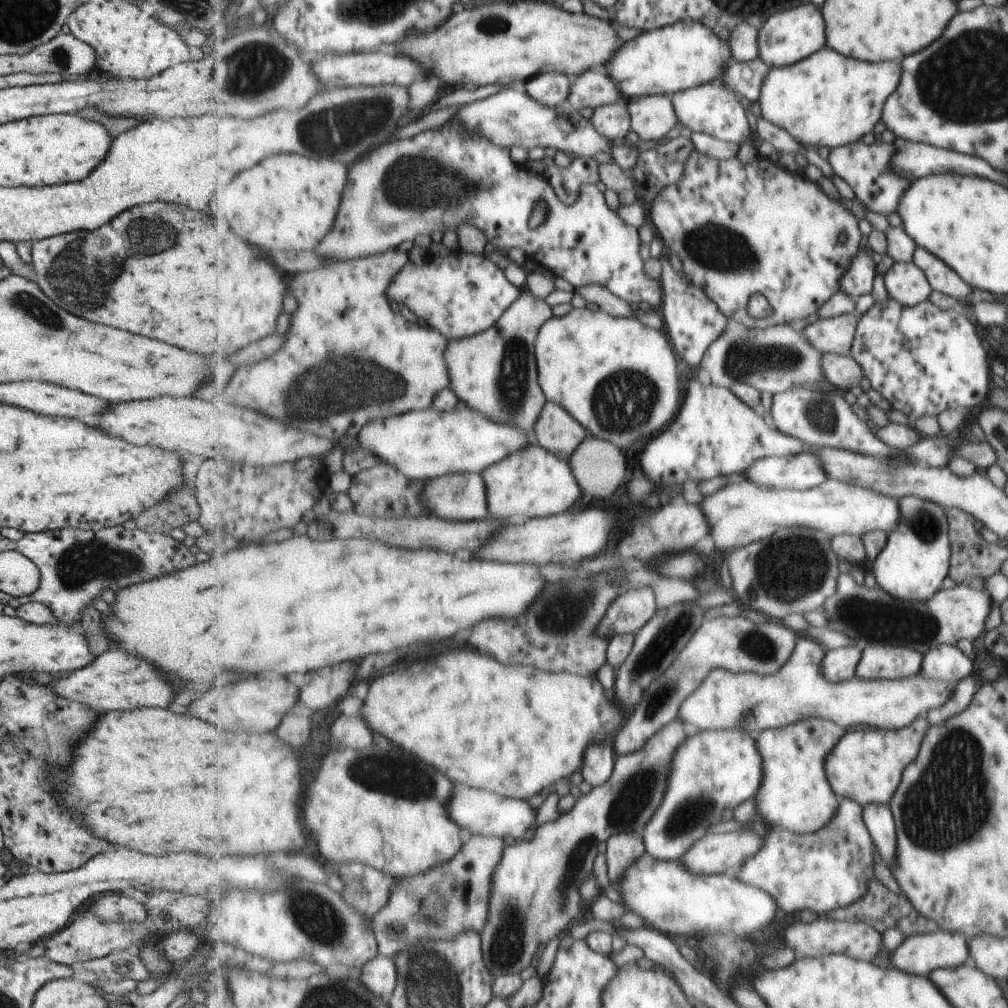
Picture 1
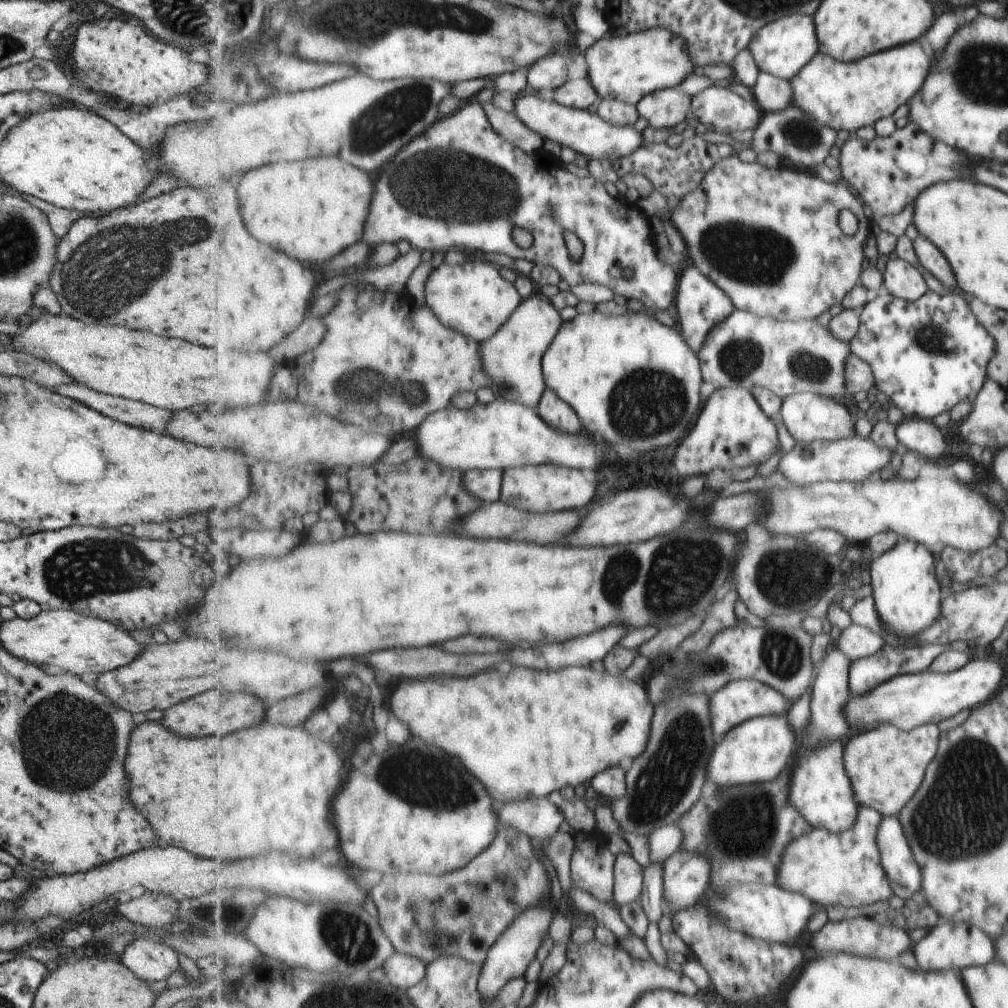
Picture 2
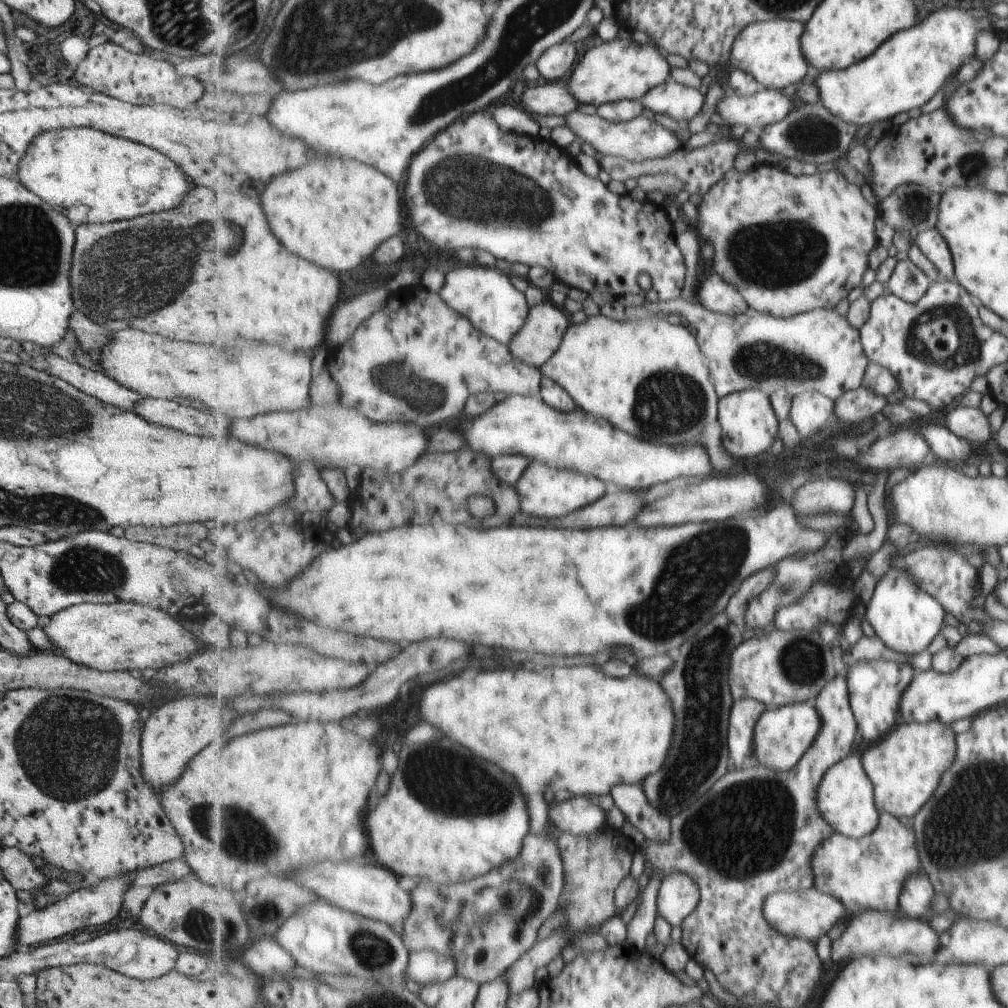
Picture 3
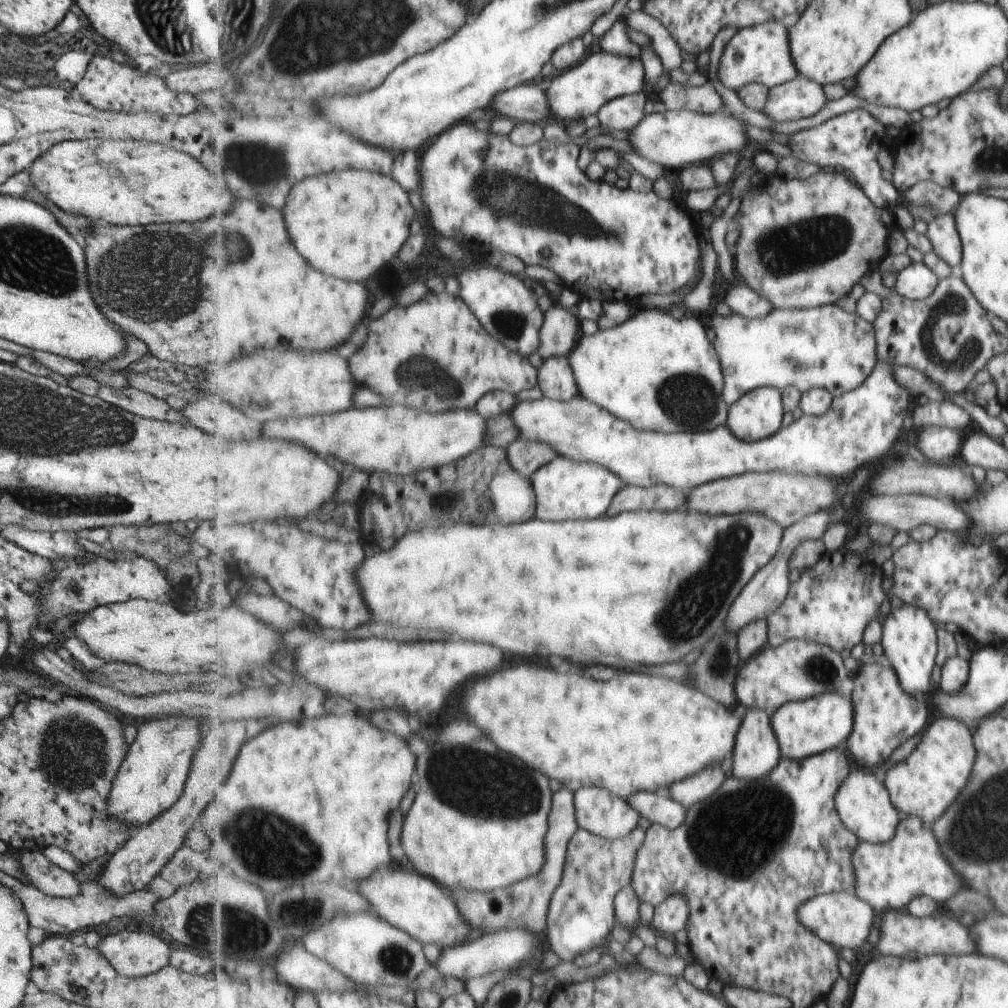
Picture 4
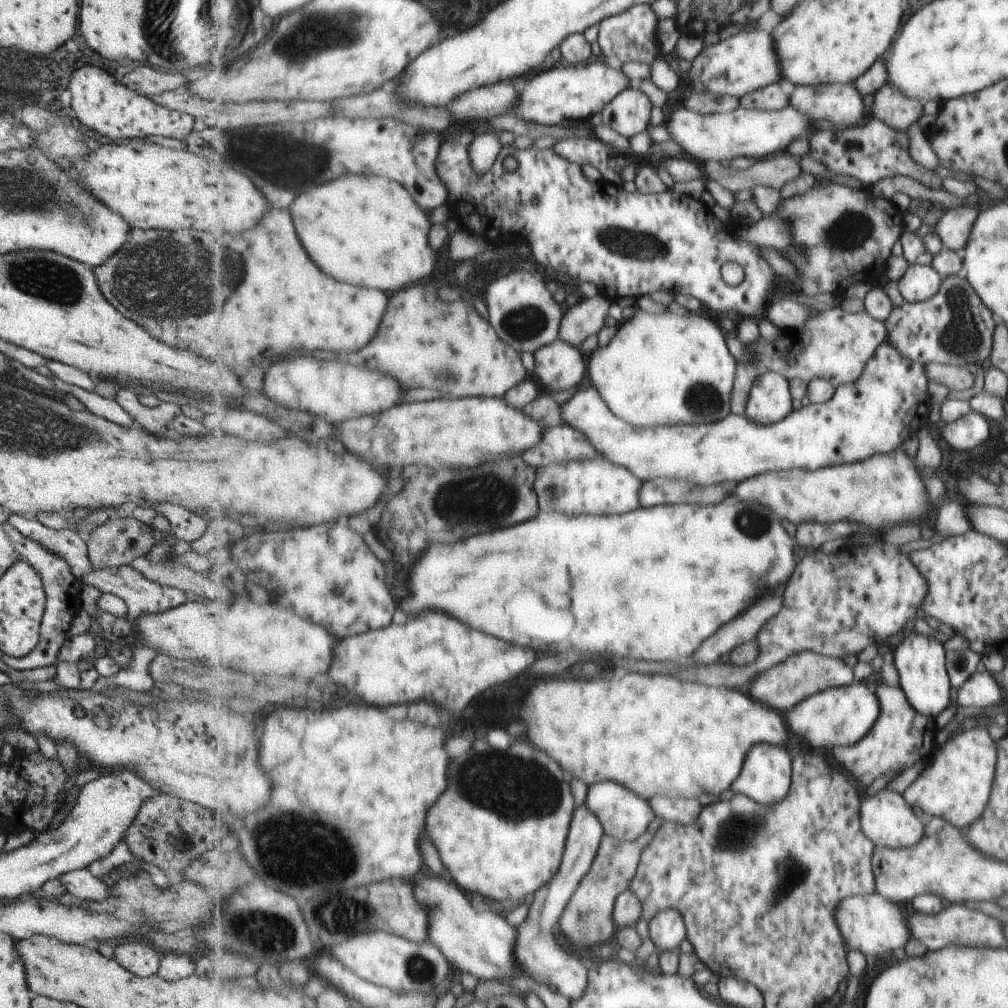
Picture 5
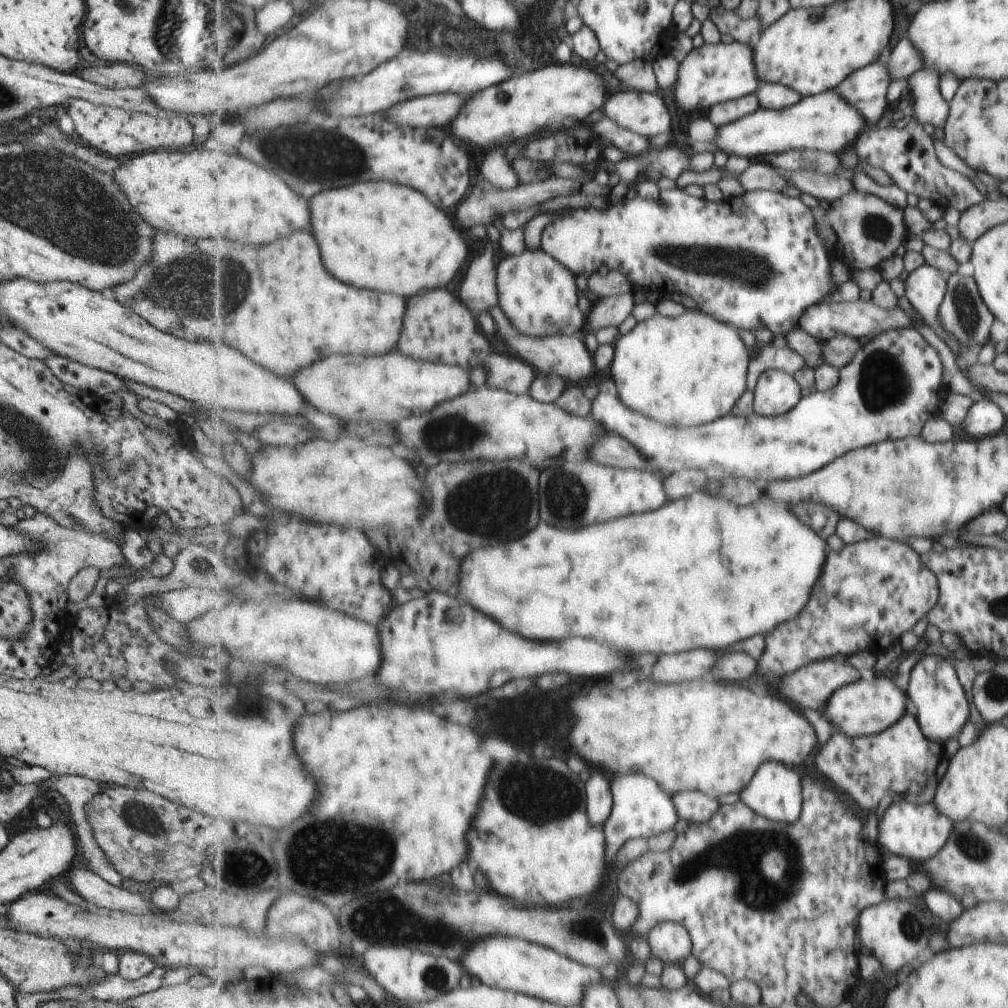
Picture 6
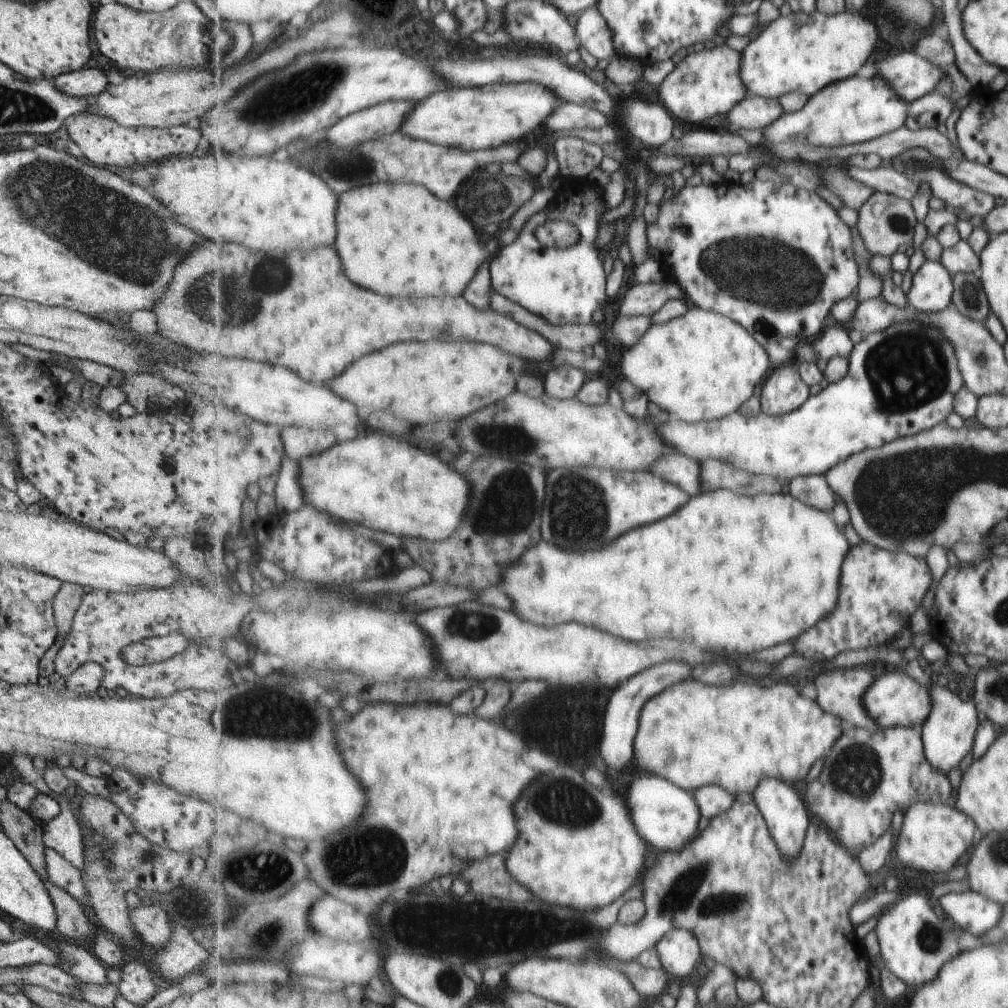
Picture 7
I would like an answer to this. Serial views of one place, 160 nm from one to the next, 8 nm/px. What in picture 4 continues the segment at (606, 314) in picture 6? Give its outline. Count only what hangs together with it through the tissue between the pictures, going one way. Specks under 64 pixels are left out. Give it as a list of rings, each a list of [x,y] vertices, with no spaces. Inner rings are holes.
[[[560,304],[552,306],[544,312],[544,324],[540,330],[540,348],[537,353],[544,360],[551,357],[567,357],[579,343],[581,335],[580,321],[575,311],[563,308]]]

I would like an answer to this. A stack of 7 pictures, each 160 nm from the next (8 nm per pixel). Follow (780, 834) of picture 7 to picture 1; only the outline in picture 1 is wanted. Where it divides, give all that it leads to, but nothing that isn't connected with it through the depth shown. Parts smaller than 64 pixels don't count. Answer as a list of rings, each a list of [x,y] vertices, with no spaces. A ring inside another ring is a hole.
[[[801,636],[795,652],[783,670],[777,674],[763,676],[761,673],[734,673],[729,669],[713,669],[697,687],[690,697],[683,701],[678,716],[688,734],[694,735],[706,730],[733,730],[739,726],[749,732],[760,732],[767,729],[778,729],[793,723],[812,718],[829,719],[837,724],[849,728],[849,726],[875,726],[878,729],[897,730],[903,725],[907,726],[915,718],[924,716],[930,708],[941,706],[948,698],[949,691],[955,683],[944,683],[925,679],[919,675],[903,677],[900,679],[865,679],[853,677],[848,681],[833,682],[824,674],[822,662],[827,651],[820,642],[810,639],[809,636]]]

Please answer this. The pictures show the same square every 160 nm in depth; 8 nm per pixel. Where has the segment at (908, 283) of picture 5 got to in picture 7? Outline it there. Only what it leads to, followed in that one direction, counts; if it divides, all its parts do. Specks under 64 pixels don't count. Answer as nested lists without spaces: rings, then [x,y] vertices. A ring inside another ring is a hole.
[[[939,261],[925,262],[912,274],[908,306],[919,313],[939,313],[952,302],[952,277]]]

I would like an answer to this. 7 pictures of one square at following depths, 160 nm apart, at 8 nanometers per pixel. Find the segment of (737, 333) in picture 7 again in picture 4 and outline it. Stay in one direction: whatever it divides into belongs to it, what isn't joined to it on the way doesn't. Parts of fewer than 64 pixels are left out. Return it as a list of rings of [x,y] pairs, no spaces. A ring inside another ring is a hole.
[[[643,309],[623,324],[608,329],[599,327],[591,336],[581,335],[567,358],[580,388],[579,394],[623,418],[637,430],[695,432],[697,426],[701,430],[713,430],[727,422],[729,406],[724,399],[721,359],[715,350],[697,314],[676,320],[667,309]]]

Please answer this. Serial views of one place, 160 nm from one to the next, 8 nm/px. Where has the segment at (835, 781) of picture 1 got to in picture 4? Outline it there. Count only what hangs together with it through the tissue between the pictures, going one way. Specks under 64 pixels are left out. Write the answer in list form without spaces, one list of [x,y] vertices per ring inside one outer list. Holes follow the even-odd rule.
[[[951,717],[931,718],[928,728],[923,729],[918,744],[901,762],[889,766],[880,780],[887,788],[889,798],[897,812],[901,810],[909,817],[920,818],[923,824],[931,826],[941,813],[956,800],[964,788],[971,765],[973,745],[971,734],[965,724]]]

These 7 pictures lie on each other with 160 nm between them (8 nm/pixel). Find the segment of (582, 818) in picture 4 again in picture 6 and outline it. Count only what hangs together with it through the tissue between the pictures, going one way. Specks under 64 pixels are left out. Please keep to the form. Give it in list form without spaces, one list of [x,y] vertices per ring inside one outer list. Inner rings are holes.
[[[641,774],[615,776],[611,780],[610,789],[614,798],[611,818],[604,822],[604,833],[607,836],[607,854],[617,854],[618,850],[632,839],[657,837],[671,832],[677,820],[681,819],[674,796],[657,780],[651,780]]]

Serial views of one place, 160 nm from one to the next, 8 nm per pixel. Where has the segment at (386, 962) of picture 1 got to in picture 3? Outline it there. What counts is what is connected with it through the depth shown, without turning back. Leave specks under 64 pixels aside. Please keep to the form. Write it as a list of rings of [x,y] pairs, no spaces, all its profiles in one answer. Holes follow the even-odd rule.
[[[432,950],[410,951],[405,979],[420,986],[445,982],[457,975],[457,962],[449,955]]]

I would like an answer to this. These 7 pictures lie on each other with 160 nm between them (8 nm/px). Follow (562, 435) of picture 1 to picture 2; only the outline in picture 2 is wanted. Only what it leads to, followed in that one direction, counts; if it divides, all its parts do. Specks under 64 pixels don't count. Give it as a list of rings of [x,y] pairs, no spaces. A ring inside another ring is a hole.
[[[549,388],[544,392],[537,409],[540,416],[549,423],[549,426],[558,431],[573,435],[584,432],[584,424],[577,411]]]

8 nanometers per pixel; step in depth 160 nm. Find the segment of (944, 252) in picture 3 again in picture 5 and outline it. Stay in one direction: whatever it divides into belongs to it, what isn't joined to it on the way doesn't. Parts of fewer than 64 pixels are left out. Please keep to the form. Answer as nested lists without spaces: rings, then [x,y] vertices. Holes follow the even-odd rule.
[[[967,206],[944,211],[933,227],[933,233],[938,236],[943,248],[954,253],[963,252],[976,214],[977,210]]]

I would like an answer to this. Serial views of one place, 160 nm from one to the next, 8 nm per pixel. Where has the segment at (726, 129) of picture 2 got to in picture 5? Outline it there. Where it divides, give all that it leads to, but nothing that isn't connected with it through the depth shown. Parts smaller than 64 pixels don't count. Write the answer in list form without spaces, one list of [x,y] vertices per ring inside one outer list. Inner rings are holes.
[[[853,83],[790,86],[789,104],[809,119],[829,120],[850,127],[868,121],[863,96]]]

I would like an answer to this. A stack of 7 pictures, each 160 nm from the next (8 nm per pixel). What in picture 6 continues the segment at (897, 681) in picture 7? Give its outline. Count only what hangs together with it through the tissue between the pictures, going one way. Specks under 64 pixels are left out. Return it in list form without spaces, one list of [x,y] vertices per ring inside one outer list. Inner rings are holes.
[[[883,674],[871,675],[871,678],[866,675],[860,681],[837,690],[835,696],[829,698],[829,706],[825,706],[822,714],[840,732],[853,738],[881,733],[907,713],[905,698],[908,695],[891,681],[891,678],[885,678]]]

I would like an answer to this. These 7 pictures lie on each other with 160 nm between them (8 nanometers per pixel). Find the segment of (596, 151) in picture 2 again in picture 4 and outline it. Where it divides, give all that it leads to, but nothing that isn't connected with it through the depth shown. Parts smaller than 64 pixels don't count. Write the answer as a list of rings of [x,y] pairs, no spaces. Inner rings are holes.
[[[689,109],[680,111],[666,110],[663,113],[652,112],[650,115],[645,115],[644,120],[636,126],[635,130],[630,130],[626,140],[634,148],[634,153],[651,160],[651,162],[656,162],[667,168],[677,168],[678,166],[684,168],[687,165],[696,165],[697,163],[707,164],[716,155],[721,157],[725,153],[753,154],[757,150],[757,145],[753,146],[753,142],[747,140],[745,126],[743,126],[746,124],[743,119],[735,118],[725,109],[721,109],[712,115],[698,113]]]

